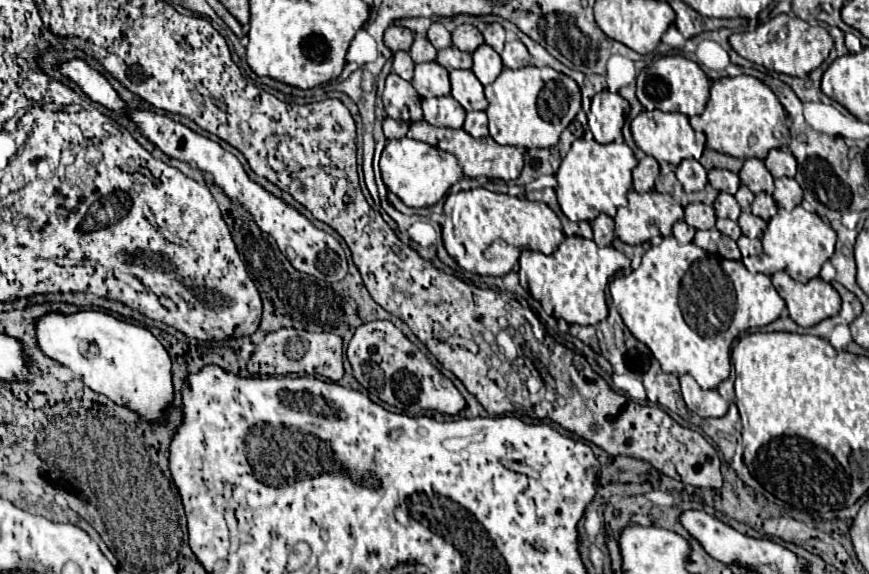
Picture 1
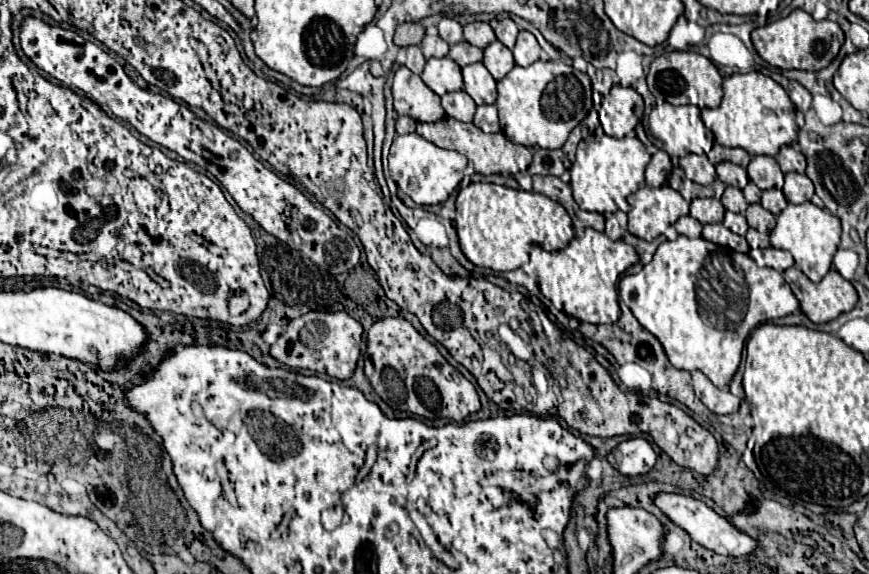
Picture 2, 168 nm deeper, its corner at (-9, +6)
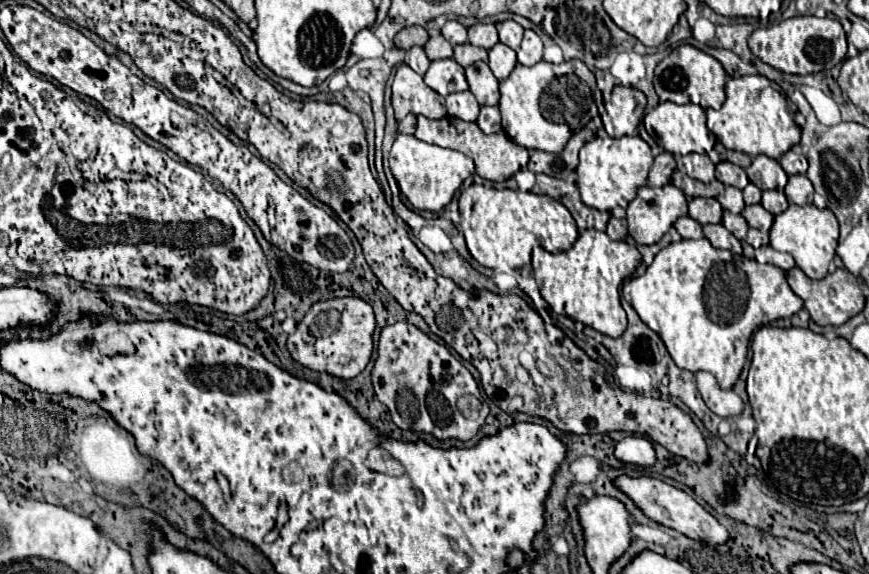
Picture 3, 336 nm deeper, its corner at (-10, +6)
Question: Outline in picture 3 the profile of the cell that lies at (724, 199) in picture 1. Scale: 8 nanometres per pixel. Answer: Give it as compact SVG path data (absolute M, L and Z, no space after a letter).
M726 186L724 196L718 198L720 206L732 214L740 214L744 210L744 200L742 200L742 190L734 188L734 186Z

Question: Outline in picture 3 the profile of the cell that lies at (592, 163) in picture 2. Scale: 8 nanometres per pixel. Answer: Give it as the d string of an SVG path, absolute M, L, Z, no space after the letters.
M604 128L597 131L594 140L586 142L580 150L580 164L576 168L578 180L576 186L582 194L582 202L596 210L614 210L616 206L626 208L634 198L640 186L646 184L648 170L652 168L650 146L640 136L622 136L618 140L611 138Z

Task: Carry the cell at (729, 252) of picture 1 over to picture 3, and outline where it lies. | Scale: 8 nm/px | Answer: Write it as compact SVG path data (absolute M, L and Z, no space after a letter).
M706 224L704 226L704 236L710 240L714 248L724 248L734 254L742 254L742 242L736 240L722 224Z

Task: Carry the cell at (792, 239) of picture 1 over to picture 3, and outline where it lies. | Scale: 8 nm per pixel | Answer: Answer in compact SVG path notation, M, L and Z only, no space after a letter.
M790 204L780 216L774 216L774 224L770 230L770 246L778 252L788 252L796 260L796 266L808 278L824 278L828 274L828 266L834 260L834 252L838 246L838 220L832 210L818 210L814 204L796 206Z

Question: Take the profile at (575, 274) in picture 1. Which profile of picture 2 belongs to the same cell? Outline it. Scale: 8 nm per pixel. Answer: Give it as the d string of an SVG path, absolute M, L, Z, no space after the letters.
M587 228L583 236L577 236L569 242L567 248L547 252L539 246L531 246L531 262L535 262L537 284L545 298L553 302L557 310L591 324L613 324L621 316L617 282L621 274L639 262L639 256L633 246L623 240L609 240L603 232Z

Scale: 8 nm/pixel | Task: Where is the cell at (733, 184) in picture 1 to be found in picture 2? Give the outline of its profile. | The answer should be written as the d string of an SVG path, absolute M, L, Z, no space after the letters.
M719 162L717 166L717 176L721 182L725 182L727 186L735 186L735 188L745 188L749 182L749 176L745 172L745 168L731 164L731 162Z

